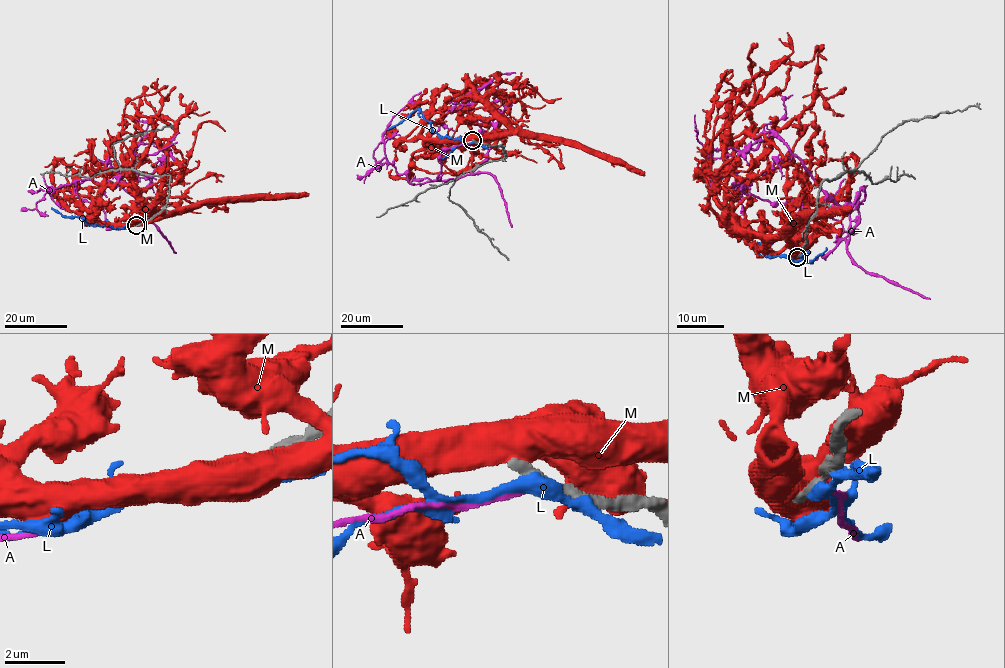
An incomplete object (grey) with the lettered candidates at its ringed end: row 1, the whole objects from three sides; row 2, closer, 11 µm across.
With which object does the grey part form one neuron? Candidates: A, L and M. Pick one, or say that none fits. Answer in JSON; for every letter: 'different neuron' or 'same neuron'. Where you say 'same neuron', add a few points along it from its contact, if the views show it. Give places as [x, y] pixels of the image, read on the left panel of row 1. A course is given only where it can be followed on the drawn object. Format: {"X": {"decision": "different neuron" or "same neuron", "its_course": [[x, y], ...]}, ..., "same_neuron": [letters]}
{"A": {"decision": "different neuron"}, "L": {"decision": "different neuron"}, "M": {"decision": "different neuron"}, "same_neuron": []}

